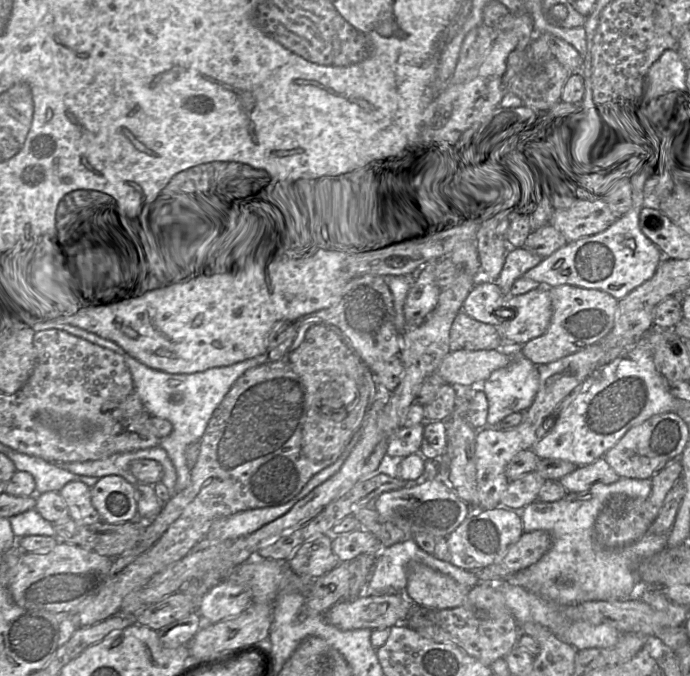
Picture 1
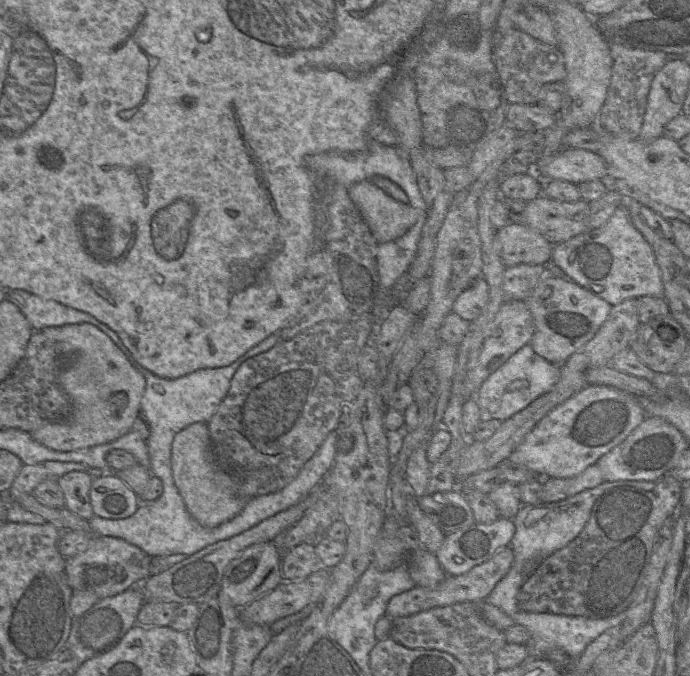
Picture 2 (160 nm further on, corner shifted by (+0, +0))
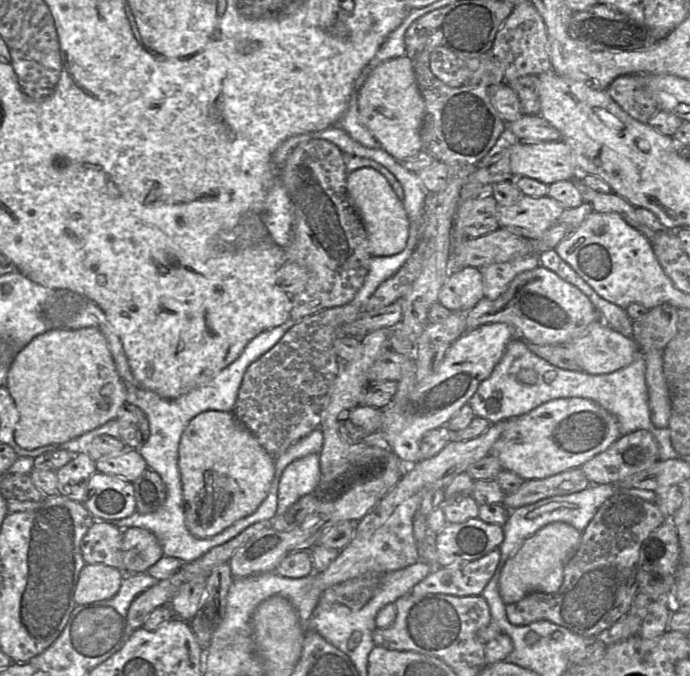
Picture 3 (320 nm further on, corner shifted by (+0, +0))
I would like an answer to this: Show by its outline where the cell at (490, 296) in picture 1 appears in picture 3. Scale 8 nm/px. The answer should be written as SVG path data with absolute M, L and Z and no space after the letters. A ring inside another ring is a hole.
M480 268L452 269L438 295L438 302L451 312L467 313L484 298Z

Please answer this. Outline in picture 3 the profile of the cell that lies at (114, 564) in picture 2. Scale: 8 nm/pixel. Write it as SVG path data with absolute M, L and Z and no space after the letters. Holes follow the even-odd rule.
M137 527L123 530L121 551L125 574L145 573L164 556L156 536Z

